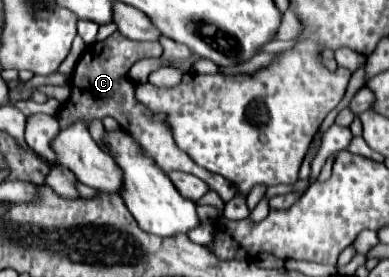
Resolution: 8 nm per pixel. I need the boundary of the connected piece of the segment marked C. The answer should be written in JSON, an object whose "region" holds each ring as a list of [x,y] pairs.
{"region":[[[118,31],[112,33],[108,39],[94,43],[90,47],[86,47],[86,51],[82,53],[74,75],[72,75],[72,95],[70,99],[60,107],[60,111],[56,113],[56,117],[60,119],[60,127],[66,127],[68,123],[74,123],[78,119],[104,119],[104,117],[114,117],[118,121],[118,125],[130,133],[144,149],[146,153],[150,153],[150,157],[154,157],[154,161],[166,171],[184,171],[184,173],[192,173],[196,177],[200,177],[202,181],[208,183],[208,187],[212,191],[216,191],[224,201],[230,201],[234,197],[234,185],[230,181],[226,181],[222,175],[210,173],[202,167],[198,167],[184,151],[176,149],[176,143],[172,139],[172,133],[168,129],[168,125],[160,119],[154,119],[154,115],[134,99],[134,83],[130,83],[128,79],[128,69],[138,61],[138,59],[146,59],[146,57],[160,57],[160,43],[156,41],[130,41],[124,35],[120,35]]]}

